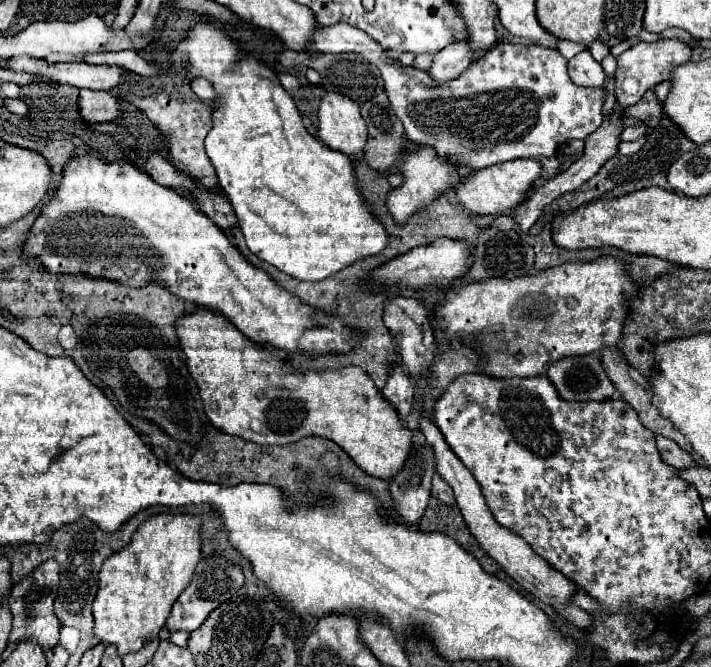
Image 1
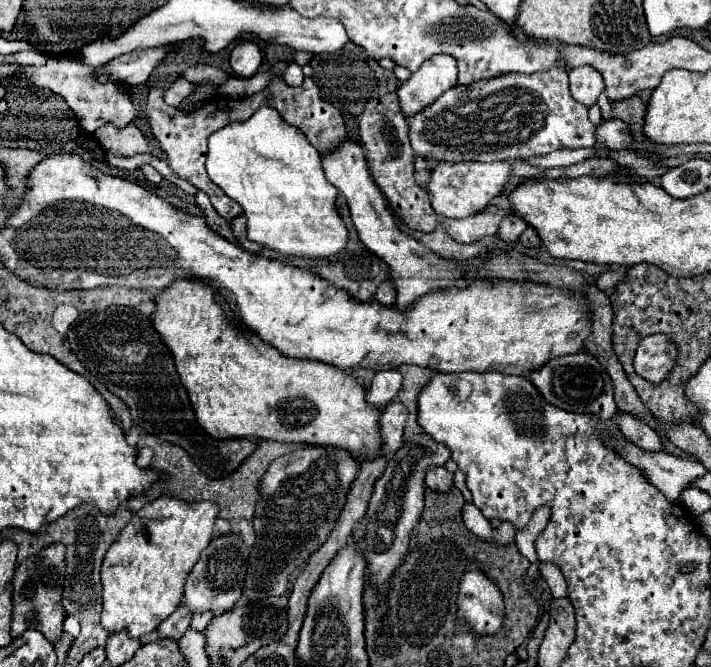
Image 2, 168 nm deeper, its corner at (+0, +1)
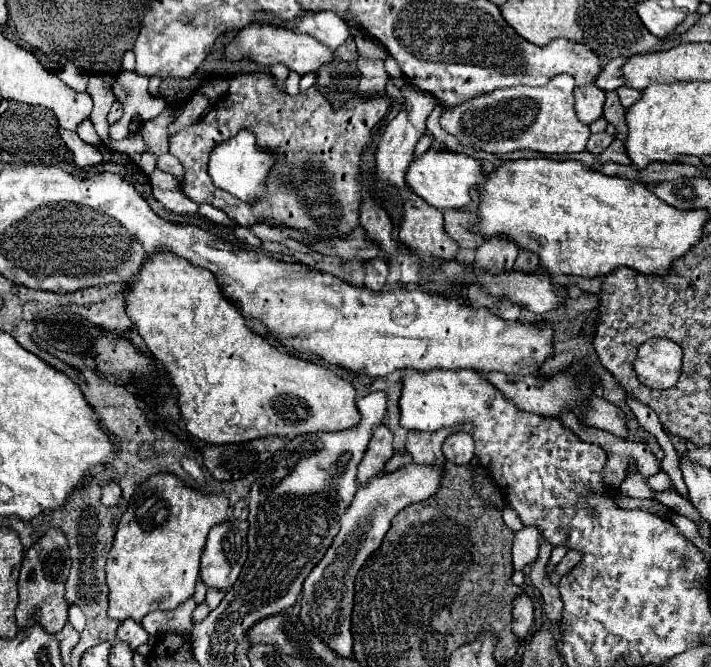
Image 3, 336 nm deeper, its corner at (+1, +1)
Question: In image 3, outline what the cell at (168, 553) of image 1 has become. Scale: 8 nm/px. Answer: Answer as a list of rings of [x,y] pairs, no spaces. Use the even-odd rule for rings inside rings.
[[[161,472],[147,478],[131,496],[125,514],[119,520],[113,548],[107,560],[107,586],[109,586],[109,616],[115,620],[133,618],[141,622],[151,610],[175,610],[185,602],[199,578],[199,560],[207,542],[207,534],[213,526],[225,520],[229,498],[225,494],[201,494],[189,488],[181,478]]]

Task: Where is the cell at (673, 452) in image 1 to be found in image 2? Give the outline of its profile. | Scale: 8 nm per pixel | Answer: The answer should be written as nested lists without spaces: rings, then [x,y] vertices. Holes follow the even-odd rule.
[[[630,414],[618,416],[618,428],[622,428],[622,432],[626,432],[626,438],[642,450],[648,450],[648,452],[662,452],[664,450],[658,432],[652,430],[648,424],[632,418]]]

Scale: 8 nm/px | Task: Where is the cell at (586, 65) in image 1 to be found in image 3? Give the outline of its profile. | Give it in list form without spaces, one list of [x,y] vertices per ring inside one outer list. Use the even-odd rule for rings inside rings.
[[[587,84],[585,88],[575,88],[575,112],[583,124],[593,124],[603,116],[605,92],[595,84]]]

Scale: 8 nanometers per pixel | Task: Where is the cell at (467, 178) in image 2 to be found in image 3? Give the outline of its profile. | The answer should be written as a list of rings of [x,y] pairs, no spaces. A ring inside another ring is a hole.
[[[429,148],[423,156],[413,158],[405,174],[407,186],[437,210],[461,210],[471,200],[469,190],[481,186],[483,180],[485,174],[481,172],[481,164],[475,158],[435,148]]]

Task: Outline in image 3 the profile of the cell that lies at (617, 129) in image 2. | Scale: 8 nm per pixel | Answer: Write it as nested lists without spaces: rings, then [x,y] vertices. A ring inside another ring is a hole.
[[[601,132],[601,134],[591,134],[589,140],[587,140],[587,152],[593,152],[593,154],[601,154],[609,144],[613,142],[613,136],[609,136],[607,132]]]

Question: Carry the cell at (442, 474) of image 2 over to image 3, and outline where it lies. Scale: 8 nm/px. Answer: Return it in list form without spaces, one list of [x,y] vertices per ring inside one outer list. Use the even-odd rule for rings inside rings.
[[[443,428],[437,432],[409,432],[405,450],[413,456],[413,462],[417,464],[445,464],[441,444],[453,432],[455,428]]]

